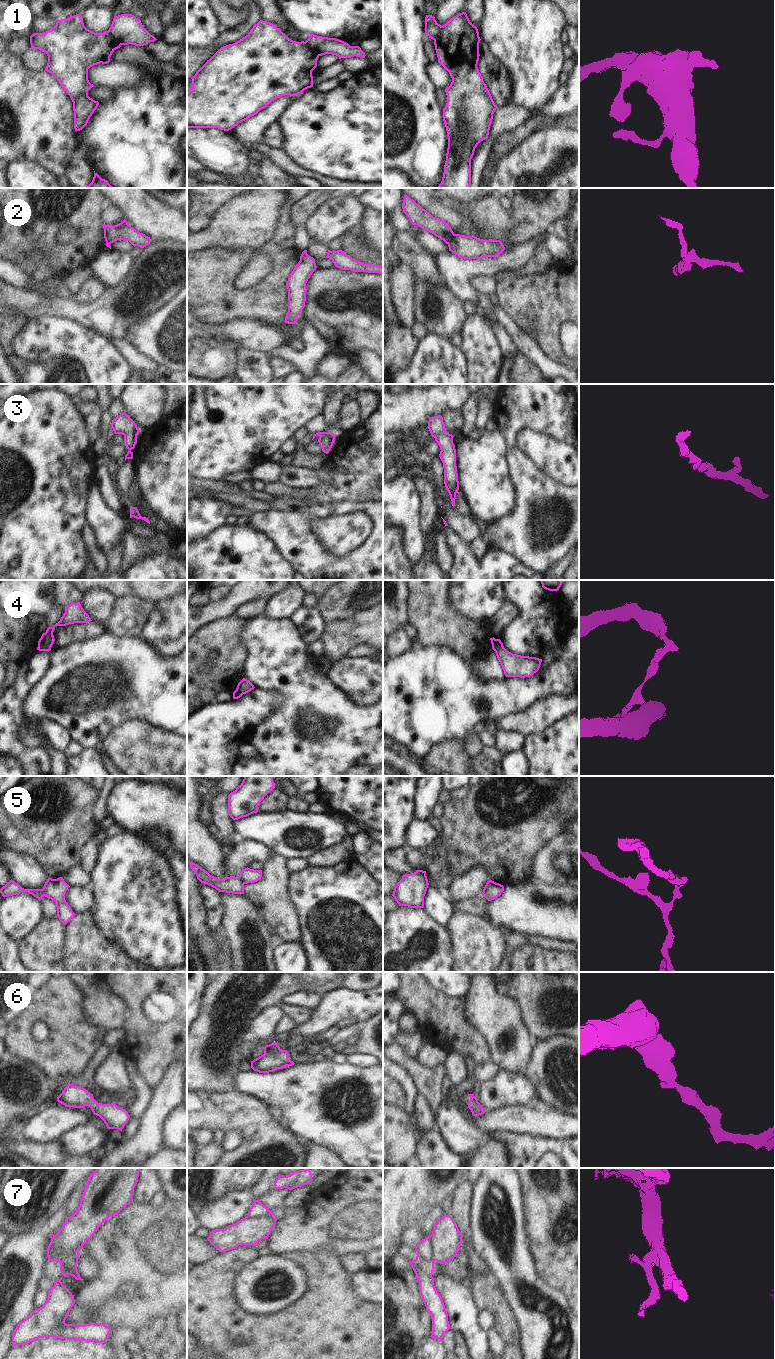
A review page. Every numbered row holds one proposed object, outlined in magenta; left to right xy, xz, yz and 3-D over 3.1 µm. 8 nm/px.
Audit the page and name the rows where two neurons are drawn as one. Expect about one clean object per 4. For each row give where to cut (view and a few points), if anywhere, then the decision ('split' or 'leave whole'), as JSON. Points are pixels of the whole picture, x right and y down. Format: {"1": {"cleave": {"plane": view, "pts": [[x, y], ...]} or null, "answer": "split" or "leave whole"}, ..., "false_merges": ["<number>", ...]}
{"1": {"cleave": {"plane": "xz", "pts": [[304, 42], [319, 55]]}, "answer": "split"}, "2": {"cleave": {"plane": "yz", "pts": [[454, 234], [447, 243]]}, "answer": "split"}, "3": {"cleave": null, "answer": "leave whole"}, "4": {"cleave": {"plane": "xy", "pts": [[39, 640], [50, 648]]}, "answer": "split"}, "5": {"cleave": {"plane": "xz", "pts": [[238, 876], [244, 883]]}, "answer": "split"}, "6": {"cleave": null, "answer": "leave whole"}, "7": {"cleave": {"plane": "yz", "pts": [[427, 1237], [431, 1240], [433, 1258], [435, 1260]]}, "answer": "split"}, "false_merges": ["1", "2", "4", "5", "7"]}

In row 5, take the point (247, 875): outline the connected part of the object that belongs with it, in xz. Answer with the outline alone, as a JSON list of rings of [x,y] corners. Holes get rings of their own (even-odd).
[[[247,867],[241,871],[239,877],[244,884],[254,883],[261,879],[262,870],[254,870]]]

